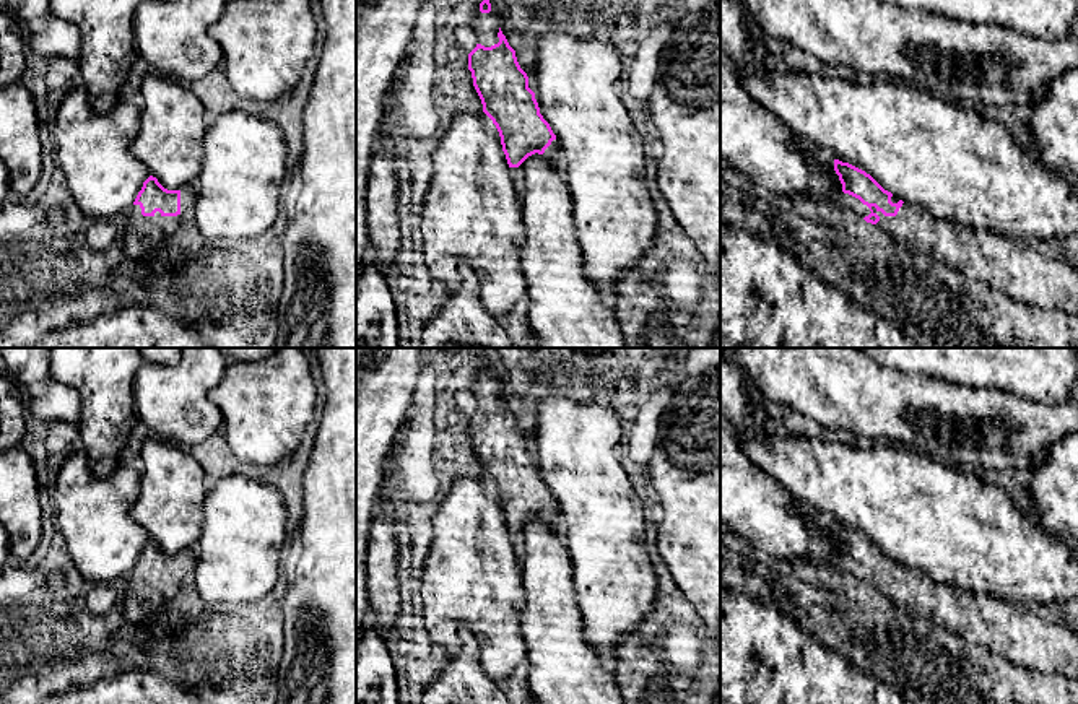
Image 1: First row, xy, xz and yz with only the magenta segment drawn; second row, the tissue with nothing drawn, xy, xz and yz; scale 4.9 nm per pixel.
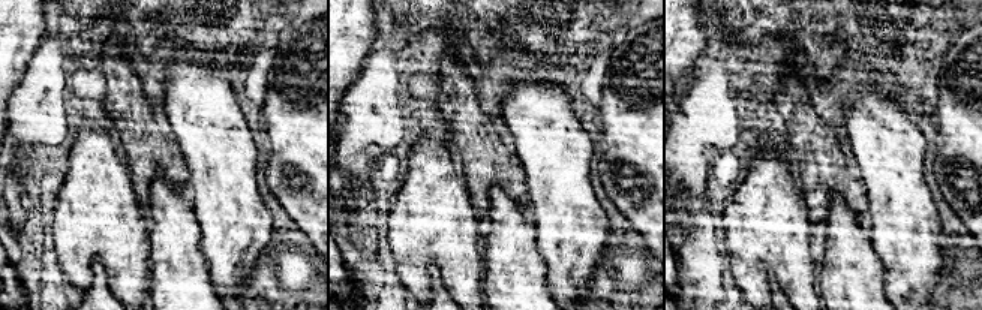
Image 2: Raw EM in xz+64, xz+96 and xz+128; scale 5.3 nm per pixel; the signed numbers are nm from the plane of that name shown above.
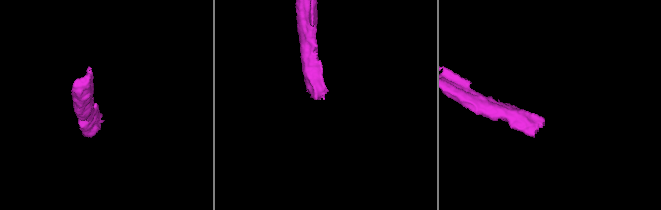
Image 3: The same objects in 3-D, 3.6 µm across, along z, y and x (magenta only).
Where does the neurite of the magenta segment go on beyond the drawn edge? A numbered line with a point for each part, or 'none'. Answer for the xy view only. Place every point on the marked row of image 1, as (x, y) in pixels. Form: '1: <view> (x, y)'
1: xy (142, 236)

